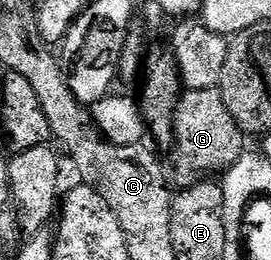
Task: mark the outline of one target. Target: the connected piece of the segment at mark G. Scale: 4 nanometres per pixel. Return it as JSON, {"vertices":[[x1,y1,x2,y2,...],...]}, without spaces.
{"vertices":[[218,89,186,91,179,103,179,109,175,111,173,139,175,160,185,173,191,174,194,170,226,172,244,154,243,139,244,130,230,114]]}

